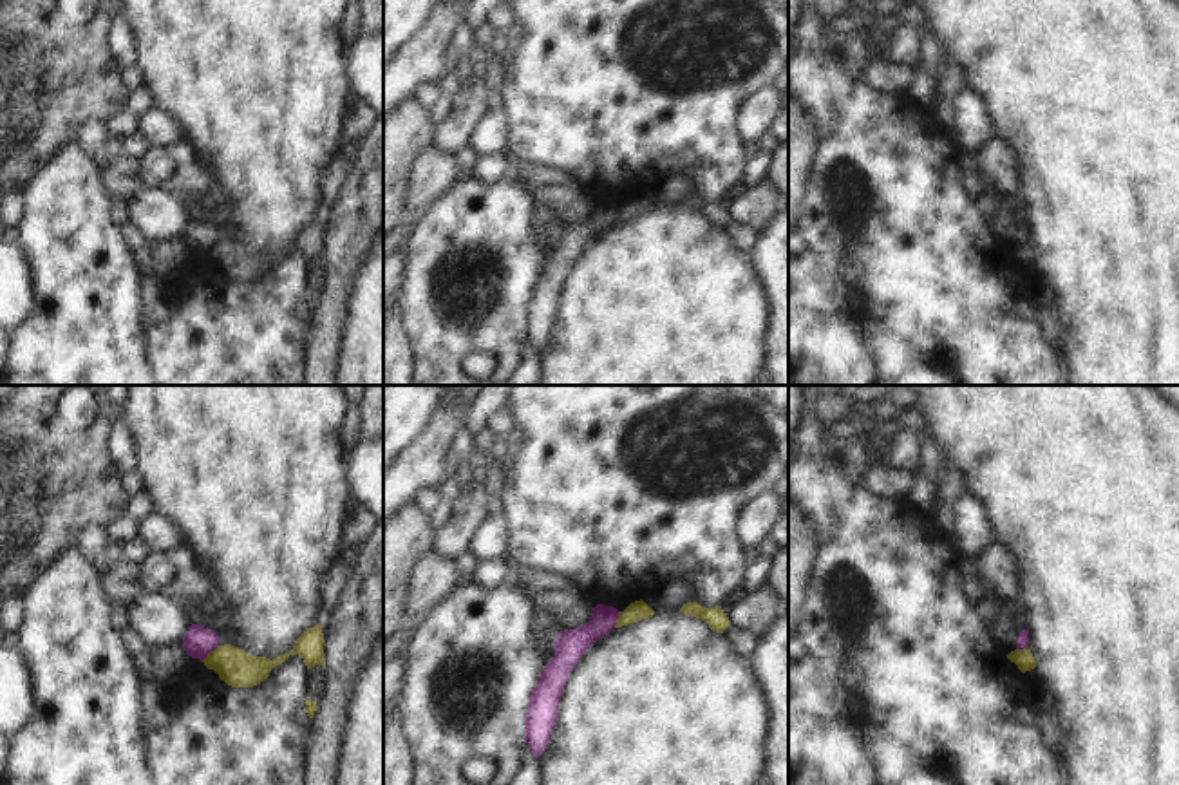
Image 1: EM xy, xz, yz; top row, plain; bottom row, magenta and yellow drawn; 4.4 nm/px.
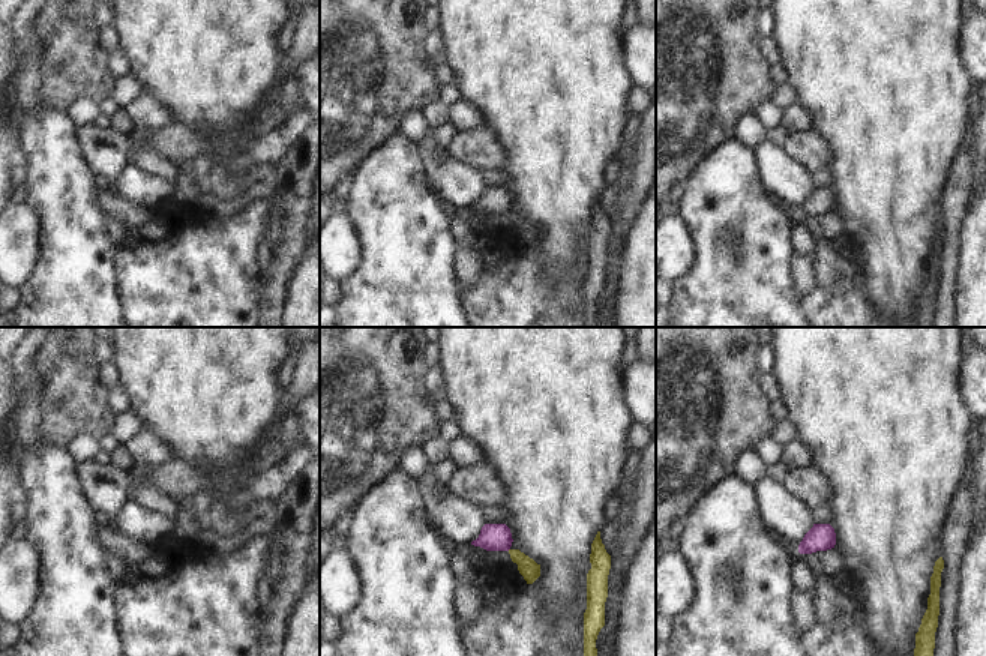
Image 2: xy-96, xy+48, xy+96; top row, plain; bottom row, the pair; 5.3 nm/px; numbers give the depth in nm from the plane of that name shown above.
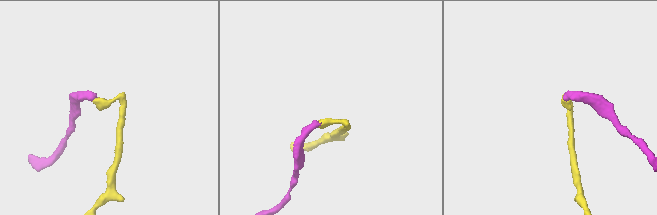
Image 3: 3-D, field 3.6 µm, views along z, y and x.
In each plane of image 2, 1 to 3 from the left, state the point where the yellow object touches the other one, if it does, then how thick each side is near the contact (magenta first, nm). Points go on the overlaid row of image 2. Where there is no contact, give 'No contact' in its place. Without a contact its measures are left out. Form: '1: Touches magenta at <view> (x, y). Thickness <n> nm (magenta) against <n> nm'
1: No contact
2: No contact
3: No contact.

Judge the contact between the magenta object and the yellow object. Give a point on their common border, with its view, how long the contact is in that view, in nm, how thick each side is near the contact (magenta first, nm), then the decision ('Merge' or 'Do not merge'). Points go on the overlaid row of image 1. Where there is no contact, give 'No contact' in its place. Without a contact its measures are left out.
Touches magenta at xy (208, 652). Shared border 110 nm. Thickness 140 nm (magenta) against 160 nm. Do not merge.

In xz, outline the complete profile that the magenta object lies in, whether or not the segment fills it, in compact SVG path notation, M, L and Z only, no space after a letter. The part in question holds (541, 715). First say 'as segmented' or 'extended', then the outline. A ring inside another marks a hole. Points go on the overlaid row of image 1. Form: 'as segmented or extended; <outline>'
as segmented; M597 604L584 626L559 631L553 640L555 653L539 675L524 718L524 742L537 758L541 758L550 743L550 734L557 722L557 705L568 682L568 675L586 649L615 628L617 619L617 608Z

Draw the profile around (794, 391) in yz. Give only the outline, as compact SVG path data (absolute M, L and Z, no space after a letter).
M788 385L788 443L794 441L794 434L801 423L803 411L803 389L801 385Z

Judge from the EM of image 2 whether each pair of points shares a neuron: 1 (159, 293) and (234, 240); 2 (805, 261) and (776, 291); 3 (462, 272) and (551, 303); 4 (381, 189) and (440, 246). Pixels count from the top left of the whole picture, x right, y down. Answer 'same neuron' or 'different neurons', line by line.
1: same neuron
2: different neurons
3: different neurons
4: same neuron

